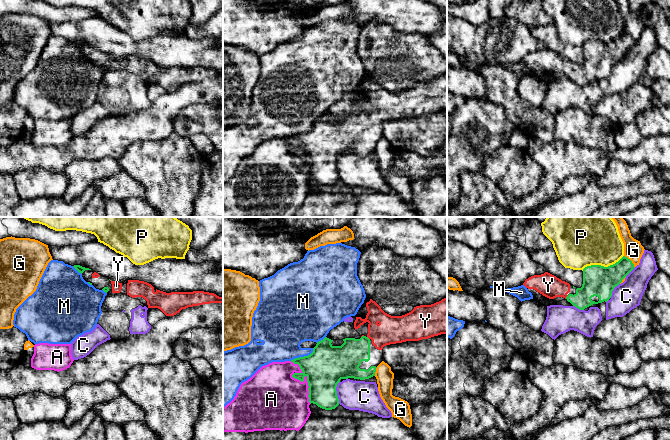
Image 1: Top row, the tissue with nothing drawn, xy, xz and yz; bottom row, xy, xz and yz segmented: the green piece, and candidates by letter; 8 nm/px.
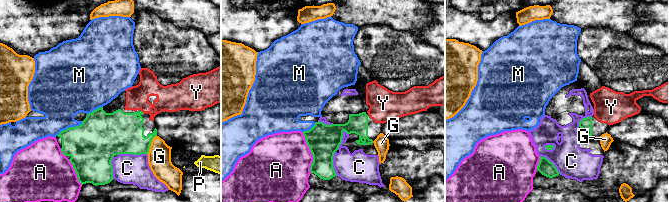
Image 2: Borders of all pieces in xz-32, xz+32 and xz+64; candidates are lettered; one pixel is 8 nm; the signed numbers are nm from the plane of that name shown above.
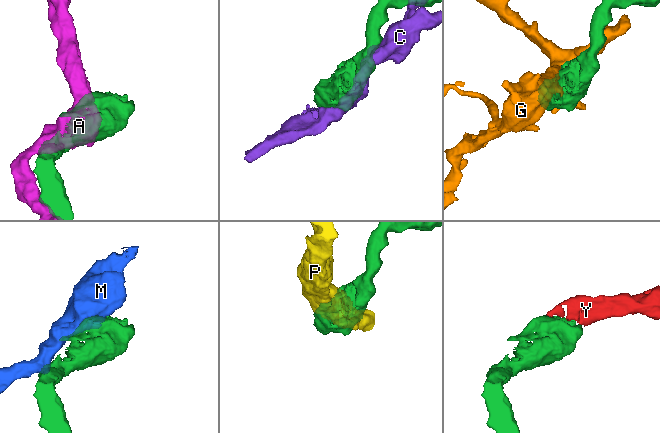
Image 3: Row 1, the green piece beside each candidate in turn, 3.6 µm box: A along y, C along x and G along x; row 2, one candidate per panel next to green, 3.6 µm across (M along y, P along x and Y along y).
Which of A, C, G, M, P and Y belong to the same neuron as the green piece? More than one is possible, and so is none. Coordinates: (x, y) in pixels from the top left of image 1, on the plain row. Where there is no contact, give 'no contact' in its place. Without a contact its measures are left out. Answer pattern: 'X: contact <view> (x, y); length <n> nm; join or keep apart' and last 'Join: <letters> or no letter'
A: contact xz (301, 157); length 380 nm; keep apart
C: contact xz (336, 168); length 180 nm; keep apart
G: contact yz (631, 37); length 130 nm; keep apart
M: contact xz (302, 133); length 220 nm; keep apart
P: contact yz (602, 42); length 360 nm; keep apart
Y: contact xz (368, 114); length 40 nm; join
Join: Y

